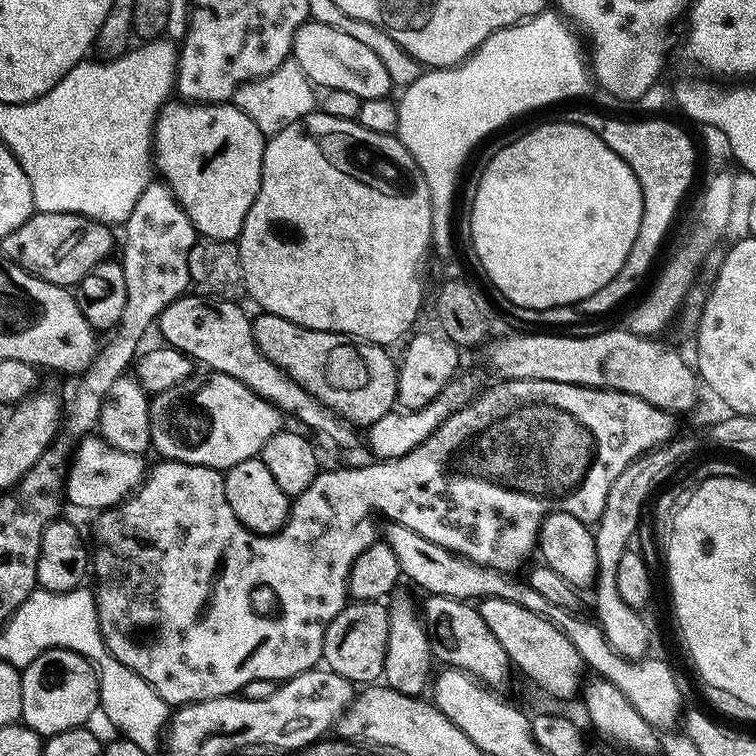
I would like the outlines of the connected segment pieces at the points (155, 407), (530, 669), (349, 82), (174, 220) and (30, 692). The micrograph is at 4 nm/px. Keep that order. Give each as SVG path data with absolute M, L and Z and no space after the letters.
M220 372L206 375L208 376L202 377L201 380L191 378L184 384L176 385L151 397L148 406L151 447L157 448L161 452L159 455L165 460L177 460L217 470L227 470L238 462L259 457L266 442L270 442L274 434L282 431L281 410L270 401L264 400L238 378L228 377Z
M497 596L481 599L478 604L480 617L486 626L502 642L502 650L506 650L509 661L528 680L533 680L544 692L557 696L560 700L568 700L579 693L582 688L582 661L574 642L566 638L566 634L557 624L553 624L547 615L526 610L520 604L503 600Z
M313 20L304 23L295 32L292 56L313 85L326 90L347 90L350 94L359 96L360 100L369 100L388 96L394 88L386 66L375 57L375 53L336 27L325 26Z
M149 182L146 190L142 190L138 202L134 202L134 210L130 210L130 218L122 225L124 231L124 253L118 256L118 263L122 266L122 274L126 274L126 310L122 310L122 318L119 319L113 334L114 335L104 347L99 349L96 360L91 364L76 388L74 400L70 412L64 420L64 432L75 438L82 438L97 429L100 420L101 410L108 399L109 392L114 382L133 365L148 327L155 325L163 313L167 304L185 295L190 288L190 250L196 244L198 233L196 227L190 222L186 210L174 198L174 194L163 182Z
M51 648L42 654L38 654L38 658L34 658L34 662L30 662L21 671L20 677L22 678L22 722L26 726L30 726L30 730L34 730L41 738L47 738L71 728L87 725L89 723L88 719L95 712L97 715L100 708L98 669L85 656L74 650Z

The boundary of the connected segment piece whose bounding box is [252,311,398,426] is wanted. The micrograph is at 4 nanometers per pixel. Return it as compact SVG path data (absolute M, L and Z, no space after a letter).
M261 311L260 317L252 320L254 340L262 353L272 362L286 372L294 380L317 399L324 403L330 411L334 411L353 426L371 426L378 422L388 412L397 407L396 403L396 377L398 364L392 361L387 347L379 344L369 344L367 340L357 340L344 336L341 332L323 332L310 330L306 326L298 326L286 318L278 318L274 314Z

